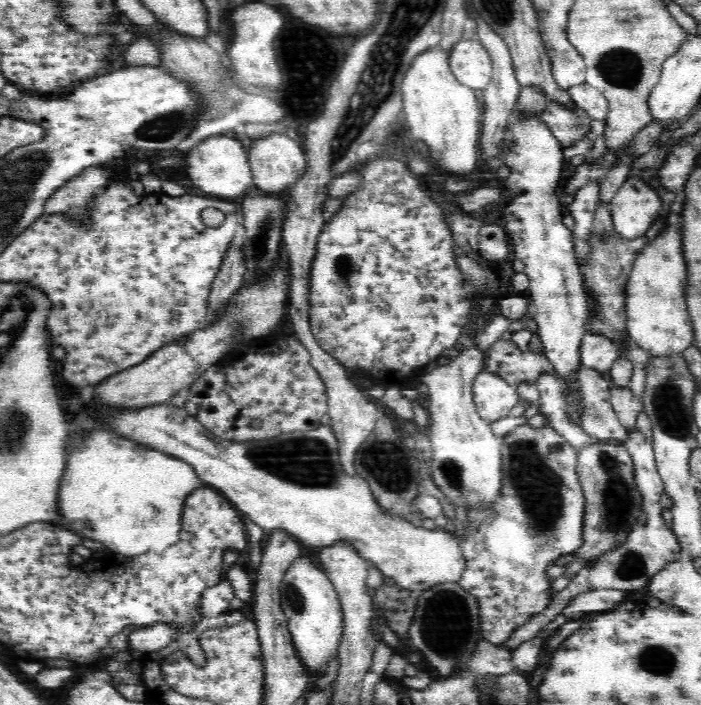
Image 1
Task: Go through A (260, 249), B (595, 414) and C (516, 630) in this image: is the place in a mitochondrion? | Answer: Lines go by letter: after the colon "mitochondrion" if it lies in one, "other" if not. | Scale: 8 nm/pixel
A: mitochondrion
B: mitochondrion
C: other

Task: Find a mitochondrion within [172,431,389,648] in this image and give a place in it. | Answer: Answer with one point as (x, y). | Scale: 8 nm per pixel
(307, 461)

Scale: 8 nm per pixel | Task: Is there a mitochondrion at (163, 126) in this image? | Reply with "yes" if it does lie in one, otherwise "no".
yes

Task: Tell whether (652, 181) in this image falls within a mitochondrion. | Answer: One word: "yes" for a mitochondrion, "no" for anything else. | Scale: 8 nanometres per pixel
no

